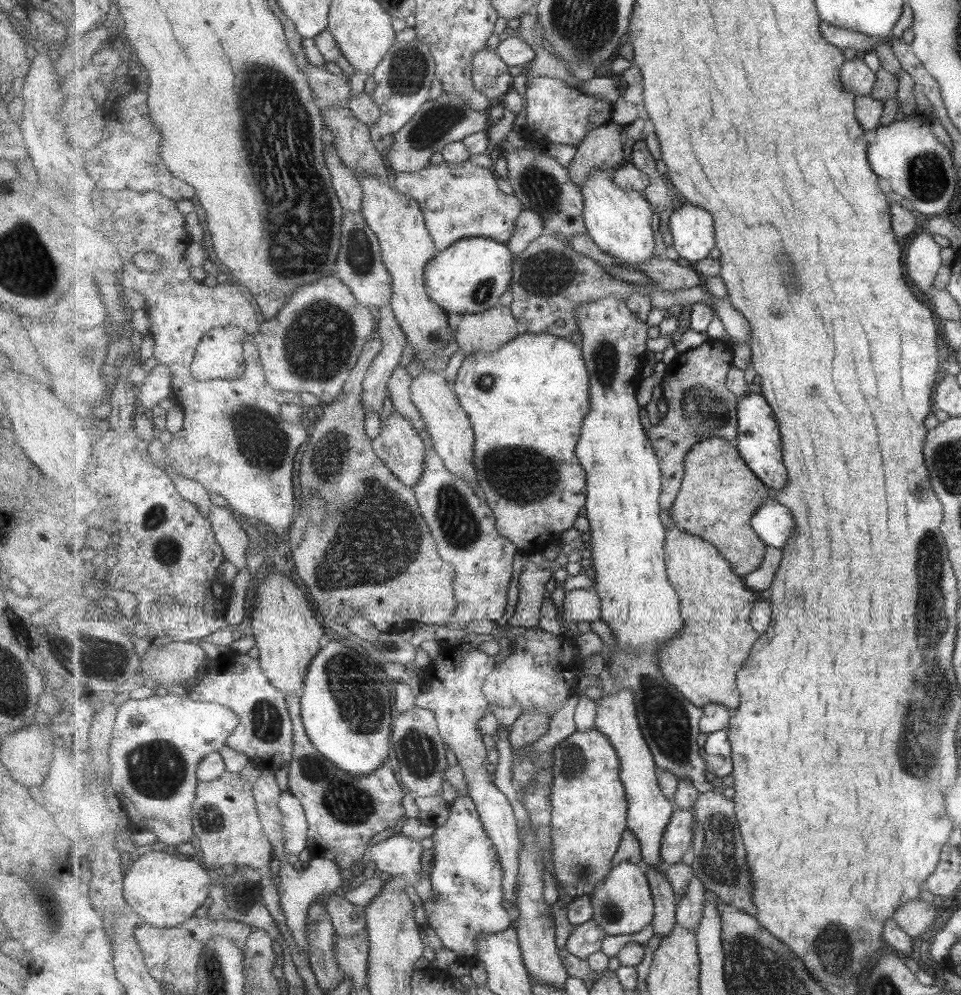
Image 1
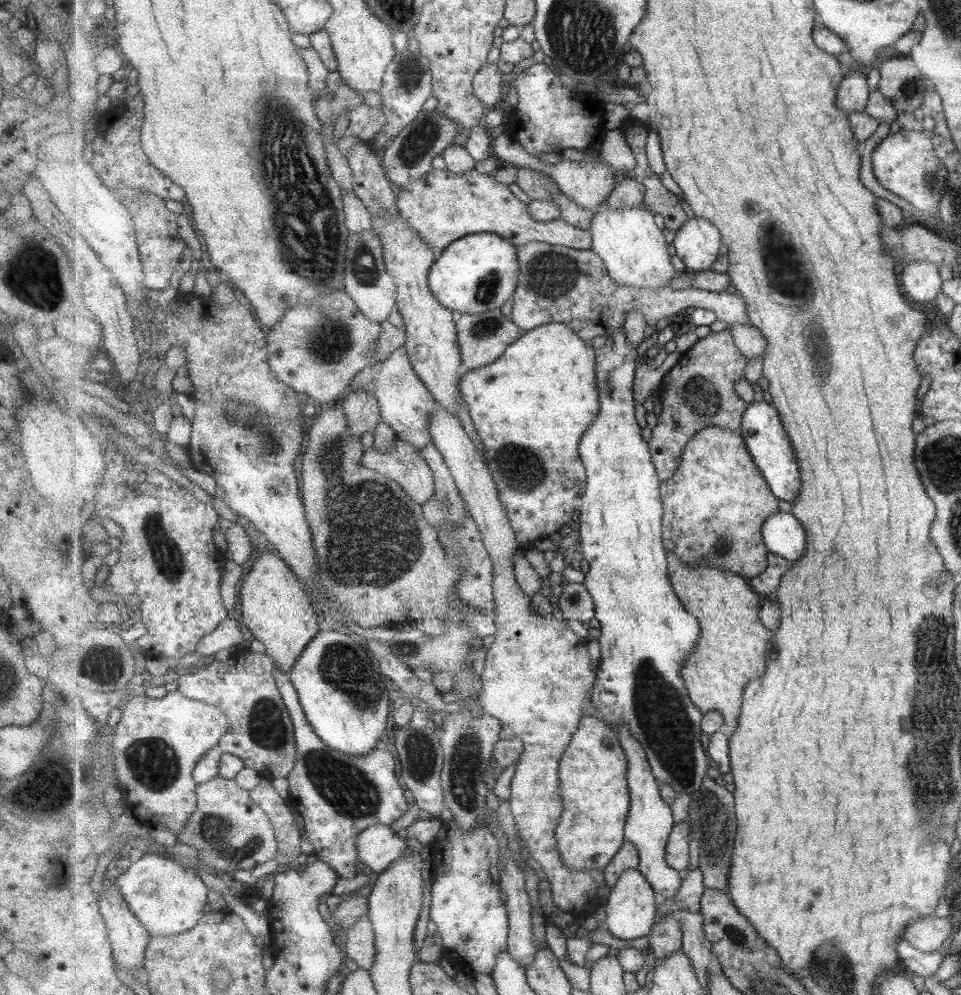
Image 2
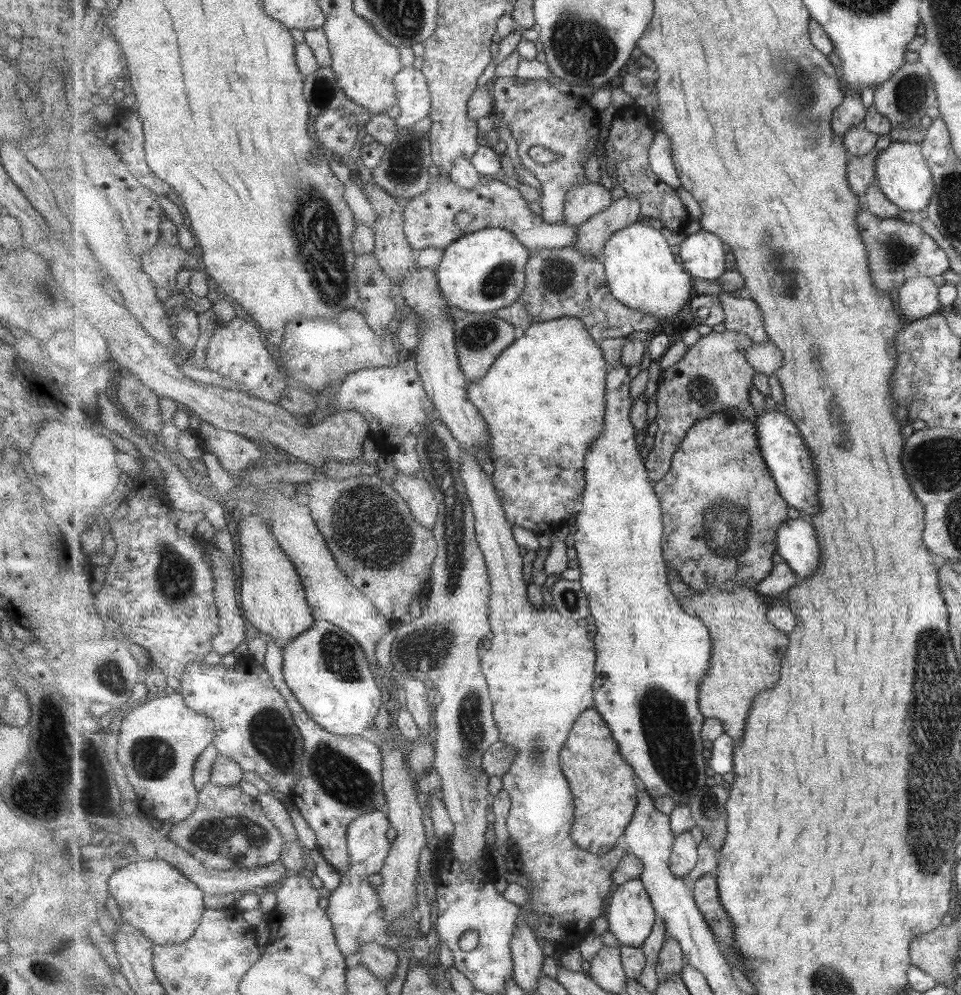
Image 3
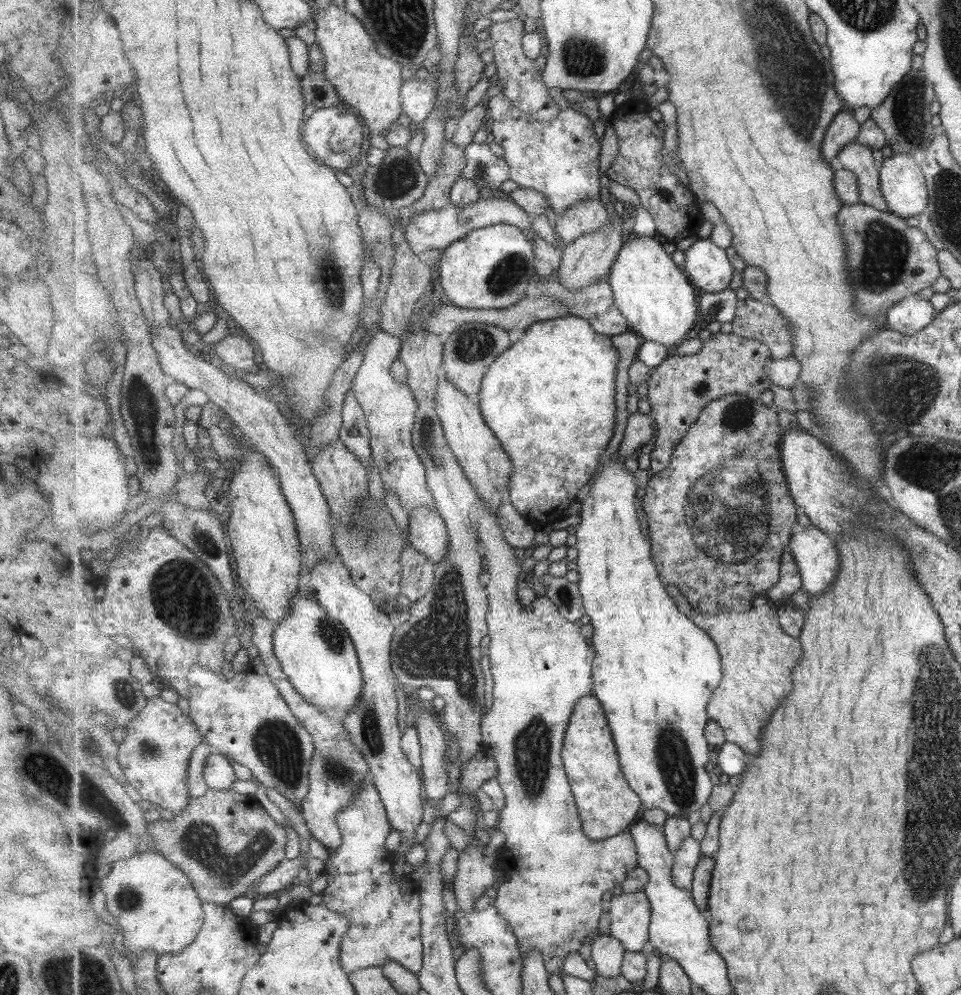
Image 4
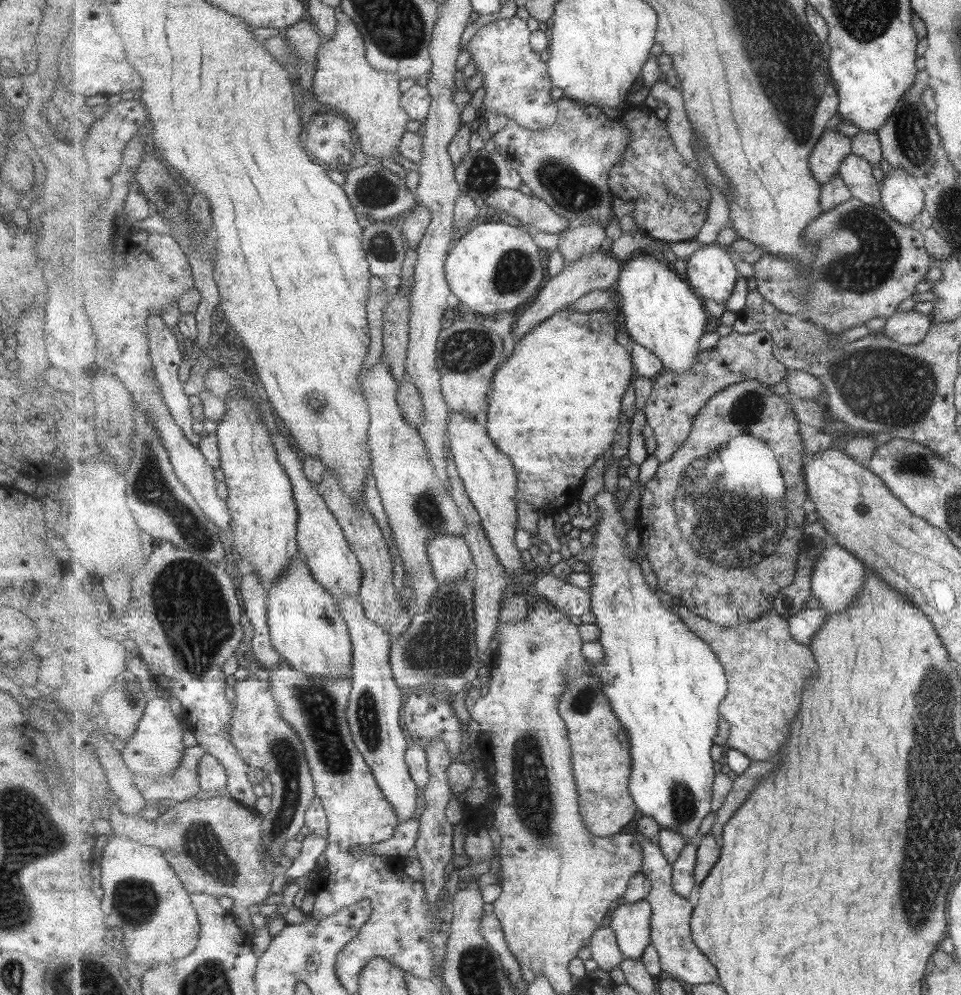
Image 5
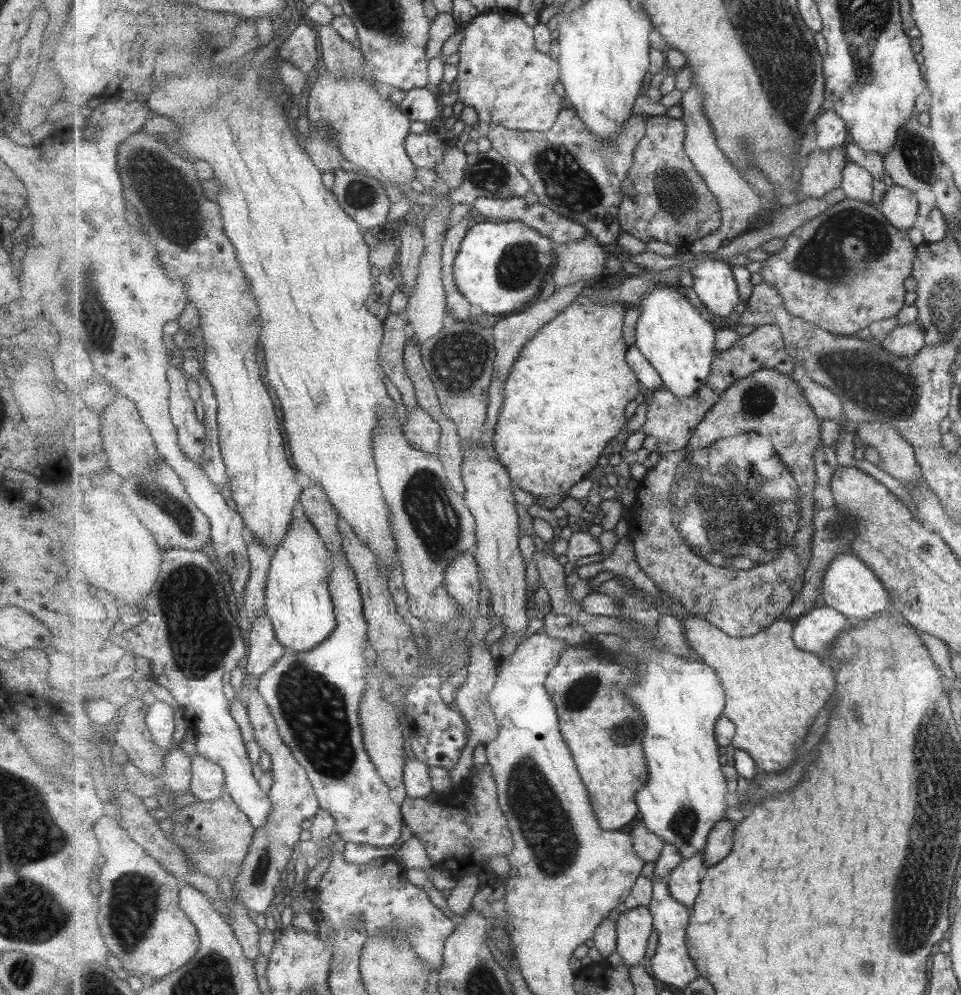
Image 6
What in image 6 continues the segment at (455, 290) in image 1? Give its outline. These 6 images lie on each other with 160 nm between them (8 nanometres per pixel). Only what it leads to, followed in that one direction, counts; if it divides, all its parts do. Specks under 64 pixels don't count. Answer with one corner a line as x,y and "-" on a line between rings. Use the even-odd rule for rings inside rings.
481,222
469,229
454,264
461,294
486,314
511,315
534,303
543,282
555,268
552,240
526,222

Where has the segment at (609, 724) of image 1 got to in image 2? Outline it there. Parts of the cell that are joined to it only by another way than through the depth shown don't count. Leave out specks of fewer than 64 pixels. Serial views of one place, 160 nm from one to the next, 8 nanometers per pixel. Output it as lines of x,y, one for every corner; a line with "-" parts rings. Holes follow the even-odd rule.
624,722
616,724
616,732
626,750
630,769
628,781
630,782
631,810
626,824
626,840
632,842
640,854
640,871
654,887
660,901
678,896
682,888
683,877
681,871
675,870
667,862
667,847
671,833
676,825
672,806
662,798
660,782
655,778
647,758
646,750
640,742
632,737
631,731

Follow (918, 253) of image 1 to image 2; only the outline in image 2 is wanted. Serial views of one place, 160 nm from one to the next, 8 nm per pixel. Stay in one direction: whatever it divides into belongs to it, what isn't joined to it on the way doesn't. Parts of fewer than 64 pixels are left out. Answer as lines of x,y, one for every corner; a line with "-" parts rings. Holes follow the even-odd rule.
920,260
902,267
899,272
900,289
904,297
917,304
927,304
939,294
941,278
937,276
937,268

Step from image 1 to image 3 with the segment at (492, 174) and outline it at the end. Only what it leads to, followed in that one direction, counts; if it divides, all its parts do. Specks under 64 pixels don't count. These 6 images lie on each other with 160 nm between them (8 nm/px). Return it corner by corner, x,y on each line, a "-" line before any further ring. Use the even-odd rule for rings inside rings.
451,178
448,180
433,180
427,193
412,199
404,209
406,237
415,250
422,248
438,248
446,252
448,246
469,233
477,232
489,227
503,227
514,232
519,240
533,253
544,248
562,249
572,246
575,242
578,227
564,223
551,224
544,221
543,215
537,215
527,204
518,188
506,186
503,178
496,178
475,189
467,190
-
459,212
471,215
470,225
467,229
457,227
455,220

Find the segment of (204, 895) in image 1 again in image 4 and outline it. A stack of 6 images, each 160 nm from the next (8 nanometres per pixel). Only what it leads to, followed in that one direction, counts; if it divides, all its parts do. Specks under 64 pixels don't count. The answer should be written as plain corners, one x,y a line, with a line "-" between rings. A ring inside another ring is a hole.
146,850
115,861
110,866
113,866
113,870
103,880
103,886
101,886
105,894
104,909
111,911
115,918
119,918
119,924
124,932
124,943
134,955
139,956
146,950
153,950
159,956
165,954
176,956
197,940
206,921
203,902
191,879
174,862
156,850

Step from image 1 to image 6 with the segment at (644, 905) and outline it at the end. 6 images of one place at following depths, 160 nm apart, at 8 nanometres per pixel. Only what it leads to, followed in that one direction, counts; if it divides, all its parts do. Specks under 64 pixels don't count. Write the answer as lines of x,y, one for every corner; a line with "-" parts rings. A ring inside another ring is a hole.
648,906
627,910
618,918
618,945
616,952
630,966
646,963
649,948
654,946
654,915

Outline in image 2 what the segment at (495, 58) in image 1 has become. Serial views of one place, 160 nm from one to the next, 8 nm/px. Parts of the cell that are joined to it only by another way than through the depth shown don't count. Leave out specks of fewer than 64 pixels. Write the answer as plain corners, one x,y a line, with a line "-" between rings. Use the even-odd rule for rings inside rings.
485,64
475,76
475,96
484,104
487,111
504,100
503,76
496,64

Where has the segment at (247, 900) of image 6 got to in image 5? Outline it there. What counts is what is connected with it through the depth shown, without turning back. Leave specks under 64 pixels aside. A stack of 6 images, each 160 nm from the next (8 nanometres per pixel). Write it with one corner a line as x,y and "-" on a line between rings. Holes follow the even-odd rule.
252,676
237,681
234,686
234,716
232,716
231,734
235,746
252,768
259,767
267,772
273,786
270,811
263,817
262,848
264,862
268,870
278,871
279,860
284,857
284,848
289,840
299,836
301,828
306,826
307,811
316,799
315,783
306,757
306,750
299,738
282,714
273,693
271,682
257,680

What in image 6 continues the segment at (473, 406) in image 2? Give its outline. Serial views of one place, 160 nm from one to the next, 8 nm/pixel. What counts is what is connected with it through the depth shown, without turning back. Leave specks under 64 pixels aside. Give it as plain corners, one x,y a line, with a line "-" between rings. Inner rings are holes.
588,296
577,297
566,309
565,312
559,314
550,324
543,327
535,336
535,340
531,340
526,348
522,350
519,360
514,364
514,372
508,380
502,385
503,396
507,398
501,406
497,424
495,426
495,435
493,438
493,453
498,457
498,460
504,463
511,475
514,486
522,488
524,491
534,494
536,497
551,496
551,494
565,495
575,484
584,482
586,477
592,472
593,468
599,462
601,455
605,455
603,450
609,444
609,440
613,440
617,434
621,434
623,426
627,423
625,412
627,406
634,401
641,400
639,393
639,378
635,371
629,366
626,359
626,354
629,346
625,344
623,338
623,330
625,330
625,316
627,310
623,304
610,304
603,301
594,301

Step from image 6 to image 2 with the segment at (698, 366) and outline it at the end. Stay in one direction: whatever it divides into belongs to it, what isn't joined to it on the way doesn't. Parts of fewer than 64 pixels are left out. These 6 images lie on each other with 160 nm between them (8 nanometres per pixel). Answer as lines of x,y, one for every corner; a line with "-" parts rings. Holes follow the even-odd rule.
608,201
602,202
596,211
594,221
592,222
593,247
592,249
604,260
608,268
611,278
621,286
632,286
633,288
648,288
655,290
656,288
667,288
667,284
683,274
675,270
673,266
673,256
669,254
669,244
665,238
665,232
655,224
655,216
653,211
644,206
632,206
627,210
612,210
608,206

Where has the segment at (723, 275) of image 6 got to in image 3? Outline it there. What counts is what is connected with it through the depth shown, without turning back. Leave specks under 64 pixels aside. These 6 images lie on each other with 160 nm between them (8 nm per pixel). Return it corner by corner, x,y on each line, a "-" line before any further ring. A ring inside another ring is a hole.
699,230
679,244
680,256
687,272
694,278
717,282
726,272
724,240
719,235

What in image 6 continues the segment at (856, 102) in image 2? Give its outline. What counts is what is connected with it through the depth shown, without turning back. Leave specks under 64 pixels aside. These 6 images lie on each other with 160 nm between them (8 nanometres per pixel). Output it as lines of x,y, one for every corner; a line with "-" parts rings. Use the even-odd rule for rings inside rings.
812,145
808,160
800,171
801,188
796,192
796,201
802,202
808,196
823,198
827,193
842,188
843,171
847,165
845,147
823,150

